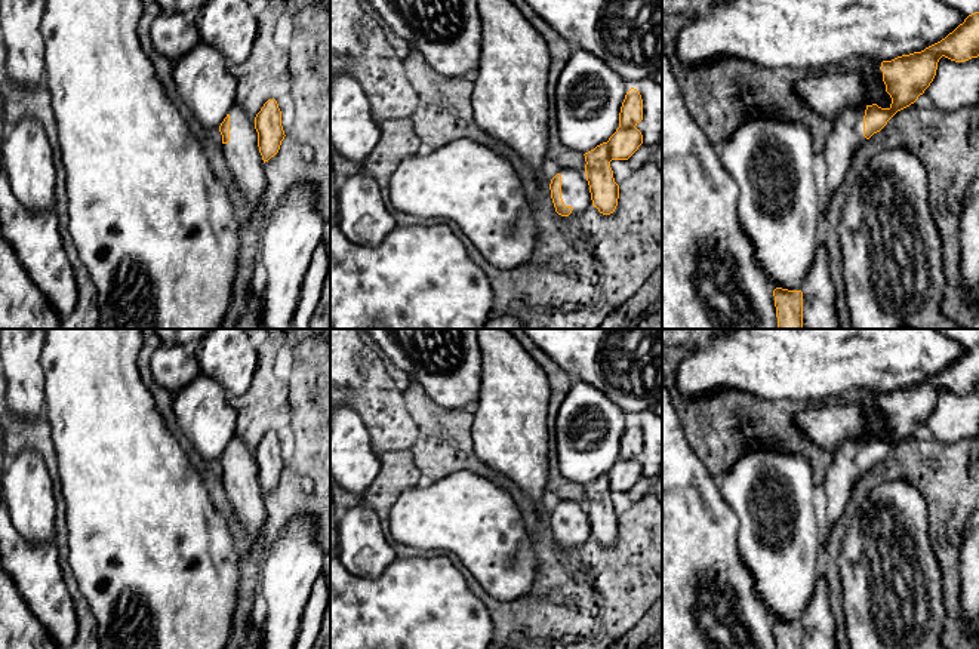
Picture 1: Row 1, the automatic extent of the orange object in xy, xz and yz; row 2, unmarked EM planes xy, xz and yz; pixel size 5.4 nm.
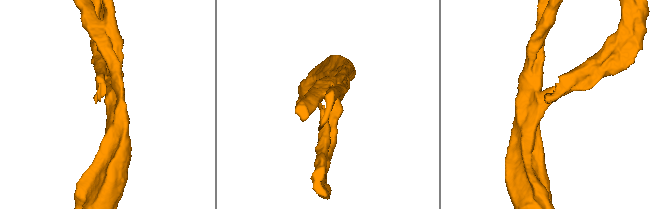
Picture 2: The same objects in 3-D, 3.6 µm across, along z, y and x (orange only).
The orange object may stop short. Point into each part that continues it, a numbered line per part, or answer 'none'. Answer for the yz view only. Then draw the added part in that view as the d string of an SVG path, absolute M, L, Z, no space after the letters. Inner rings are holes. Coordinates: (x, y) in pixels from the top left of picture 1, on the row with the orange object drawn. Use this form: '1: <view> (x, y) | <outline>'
1: yz (819, 311) | M819 237L815 261L801 284L803 329L841 329L835 308L835 287L829 273L828 253Z

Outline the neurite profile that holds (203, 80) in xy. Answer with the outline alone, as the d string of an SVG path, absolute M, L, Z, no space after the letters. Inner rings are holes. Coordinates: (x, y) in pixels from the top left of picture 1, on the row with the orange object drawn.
M200 41L175 62L172 77L194 119L206 129L219 129L237 102L237 80L227 58L216 47Z

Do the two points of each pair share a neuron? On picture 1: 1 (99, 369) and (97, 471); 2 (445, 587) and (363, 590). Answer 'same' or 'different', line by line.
1: same
2: same

